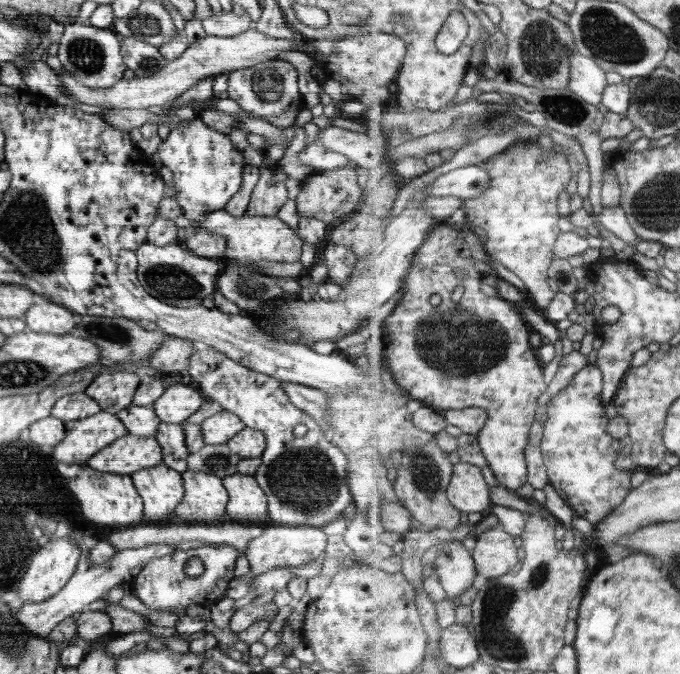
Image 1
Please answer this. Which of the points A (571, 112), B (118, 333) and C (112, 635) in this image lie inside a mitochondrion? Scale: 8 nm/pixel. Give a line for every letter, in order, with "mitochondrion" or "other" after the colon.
A: mitochondrion
B: mitochondrion
C: other

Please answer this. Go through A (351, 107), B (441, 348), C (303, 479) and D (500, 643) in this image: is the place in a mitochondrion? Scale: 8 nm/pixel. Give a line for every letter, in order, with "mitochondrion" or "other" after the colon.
A: other
B: mitochondrion
C: mitochondrion
D: mitochondrion

